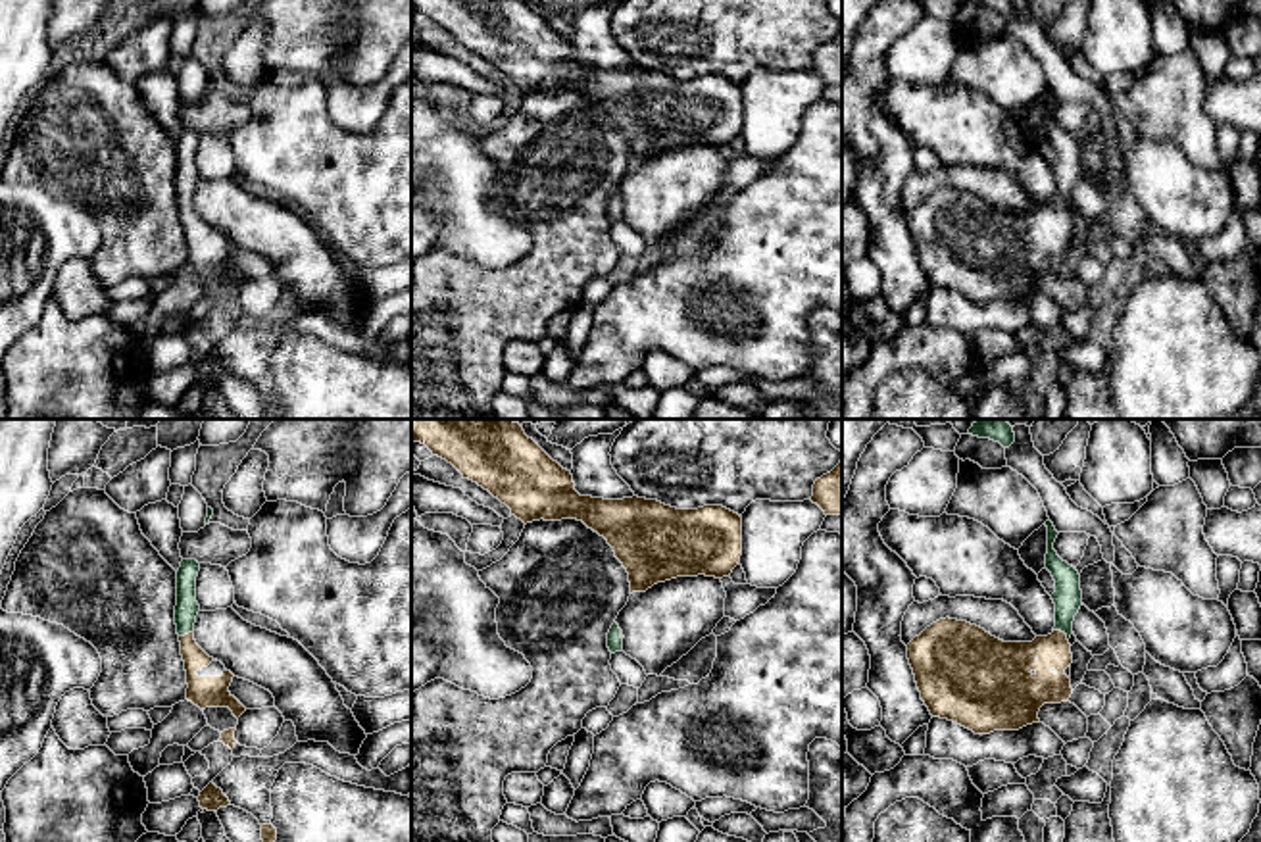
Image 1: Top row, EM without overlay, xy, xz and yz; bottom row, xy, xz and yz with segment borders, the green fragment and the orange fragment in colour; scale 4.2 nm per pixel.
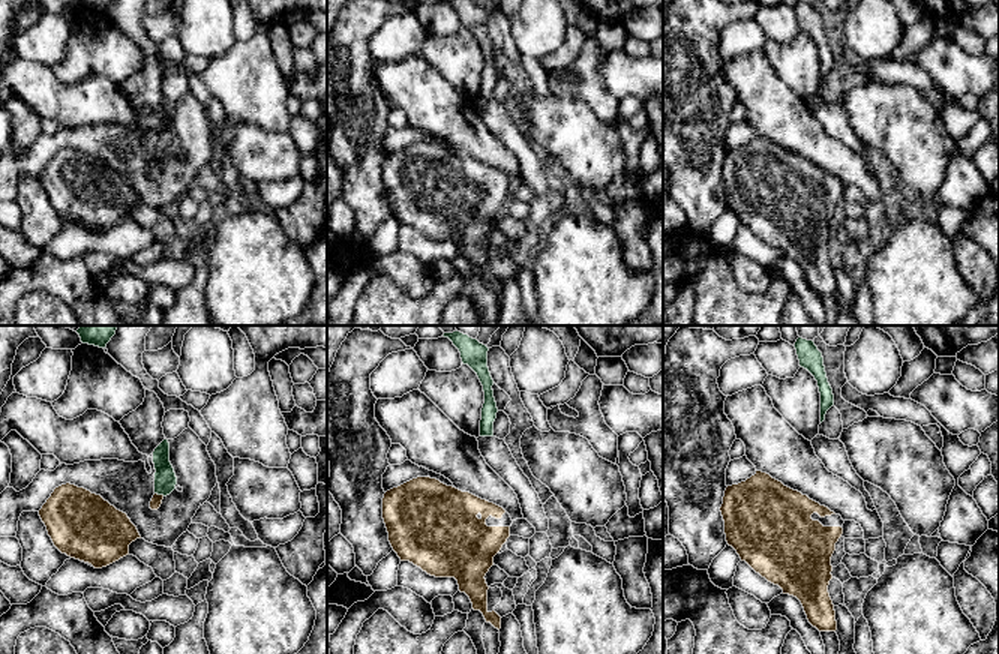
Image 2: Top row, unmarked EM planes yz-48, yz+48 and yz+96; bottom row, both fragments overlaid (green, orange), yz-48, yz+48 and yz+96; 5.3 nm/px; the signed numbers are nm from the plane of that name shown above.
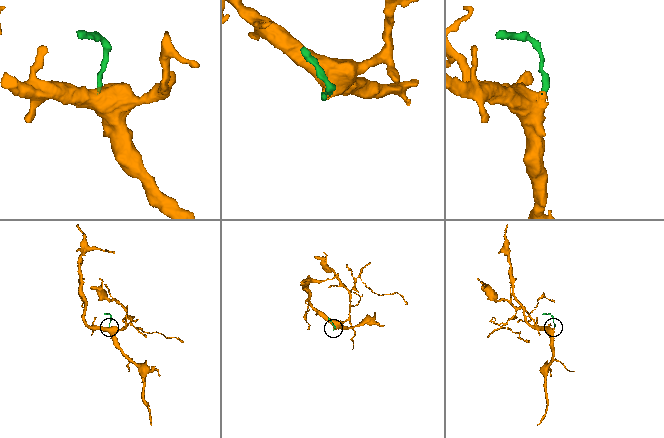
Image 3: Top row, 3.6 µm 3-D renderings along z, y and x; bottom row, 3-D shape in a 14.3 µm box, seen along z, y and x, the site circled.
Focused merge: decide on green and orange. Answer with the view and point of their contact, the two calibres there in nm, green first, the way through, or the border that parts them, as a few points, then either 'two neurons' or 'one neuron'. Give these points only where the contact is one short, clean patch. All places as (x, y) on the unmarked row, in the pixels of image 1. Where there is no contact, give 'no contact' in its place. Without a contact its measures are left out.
yz (1063, 200) | 120/160 nm | across yz (1067, 166), (1063, 200), (1013, 231) | one neuron

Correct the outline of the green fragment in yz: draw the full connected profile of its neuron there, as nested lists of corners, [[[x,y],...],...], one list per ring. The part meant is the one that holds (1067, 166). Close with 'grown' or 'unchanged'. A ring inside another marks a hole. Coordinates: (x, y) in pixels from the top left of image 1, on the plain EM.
[[[1048,88],[1046,138],[1055,150],[1055,196],[1032,211],[1003,211],[984,198],[940,188],[907,213],[921,269],[932,286],[975,304],[1019,300],[1038,292],[1044,273],[1069,271],[1073,190],[1082,175],[1080,144],[1053,119]]] | grown

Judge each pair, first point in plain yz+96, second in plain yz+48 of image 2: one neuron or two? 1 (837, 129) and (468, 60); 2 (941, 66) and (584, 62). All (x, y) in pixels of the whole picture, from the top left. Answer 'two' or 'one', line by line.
1: two
2: two

